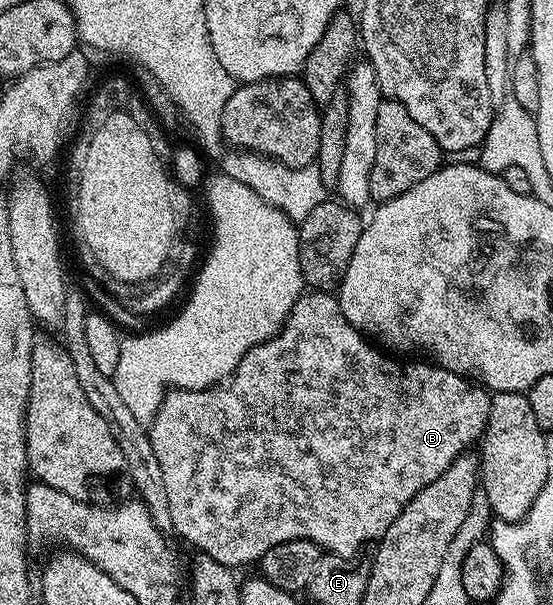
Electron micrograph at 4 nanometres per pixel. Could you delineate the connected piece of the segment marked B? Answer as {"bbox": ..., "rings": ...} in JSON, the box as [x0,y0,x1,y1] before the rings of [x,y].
{"bbox":[146,291,491,567],"rings":[[[307,291],[295,301],[295,306],[283,322],[283,328],[267,341],[254,345],[239,360],[234,373],[222,383],[209,389],[168,388],[146,432],[152,441],[153,454],[157,455],[161,466],[165,487],[168,488],[172,526],[178,529],[179,525],[180,535],[189,544],[196,545],[195,549],[200,554],[207,554],[218,563],[230,567],[258,562],[269,547],[277,547],[277,543],[286,541],[311,541],[320,550],[336,557],[354,557],[366,541],[378,542],[389,523],[401,515],[405,503],[409,503],[421,487],[433,483],[433,479],[437,479],[437,475],[441,475],[453,459],[468,452],[474,441],[476,444],[482,438],[491,406],[491,393],[462,373],[444,369],[438,363],[426,365],[423,361],[394,361],[378,351],[383,352],[347,322],[334,292]]]}

